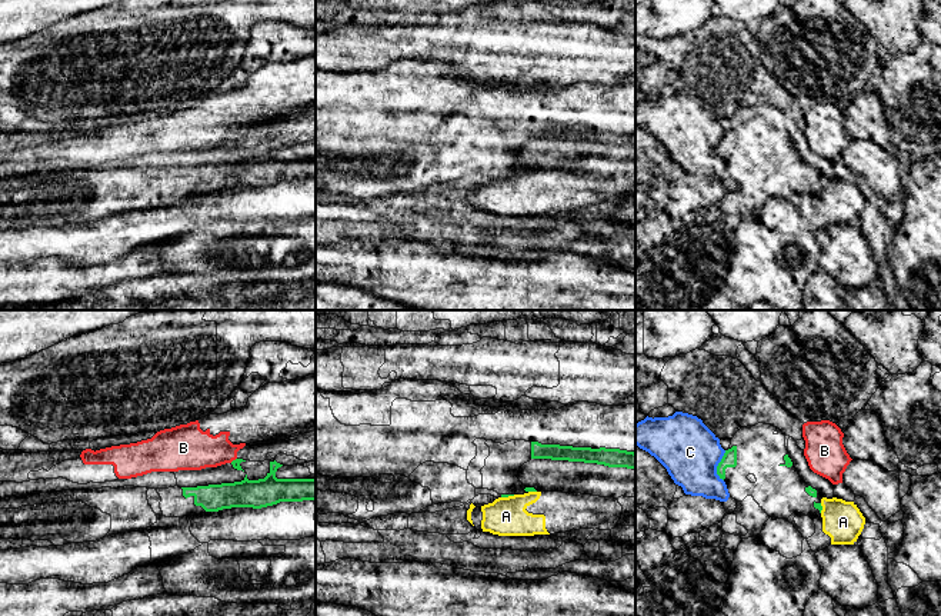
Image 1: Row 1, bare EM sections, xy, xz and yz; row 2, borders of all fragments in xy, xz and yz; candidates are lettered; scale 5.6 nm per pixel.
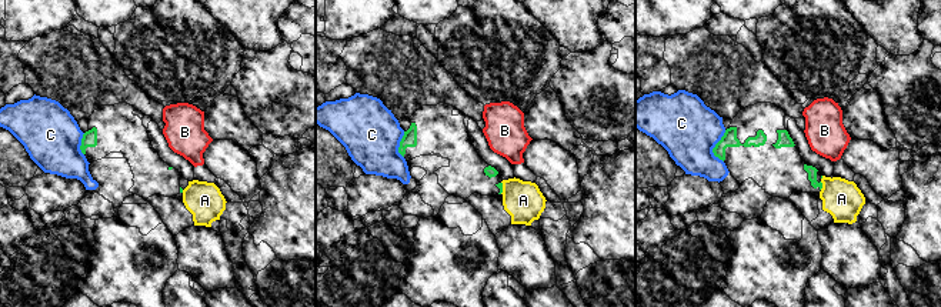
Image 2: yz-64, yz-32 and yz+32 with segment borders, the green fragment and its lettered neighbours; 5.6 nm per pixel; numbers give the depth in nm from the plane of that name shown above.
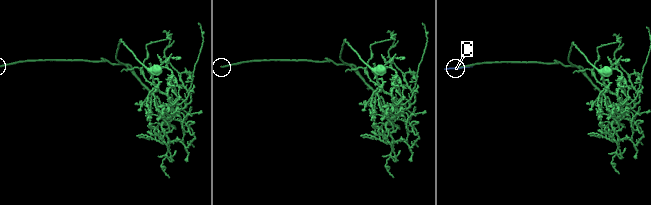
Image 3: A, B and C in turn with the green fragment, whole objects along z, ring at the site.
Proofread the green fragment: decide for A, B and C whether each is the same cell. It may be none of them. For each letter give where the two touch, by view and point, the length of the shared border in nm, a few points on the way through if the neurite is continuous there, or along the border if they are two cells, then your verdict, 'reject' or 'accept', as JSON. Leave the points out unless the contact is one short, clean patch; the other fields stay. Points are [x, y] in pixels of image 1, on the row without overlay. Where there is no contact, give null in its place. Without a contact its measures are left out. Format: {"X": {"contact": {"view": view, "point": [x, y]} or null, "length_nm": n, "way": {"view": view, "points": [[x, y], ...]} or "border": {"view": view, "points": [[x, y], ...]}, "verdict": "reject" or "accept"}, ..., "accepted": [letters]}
{"A": {"contact": {"view": "xz", "point": [507, 176]}, "length_nm": 80, "border": {"view": "xz", "points": [[514, 175], [501, 177]]}, "verdict": "reject"}, "B": {"contact": {"view": "xy", "point": [233, 140]}, "length_nm": 50, "border": {"view": "xy", "points": [[236, 137], [230, 142]]}, "verdict": "reject"}, "C": {"contact": {"view": "yz", "point": [717, 146]}, "length_nm": 180, "verdict": "reject"}, "accepted": []}

